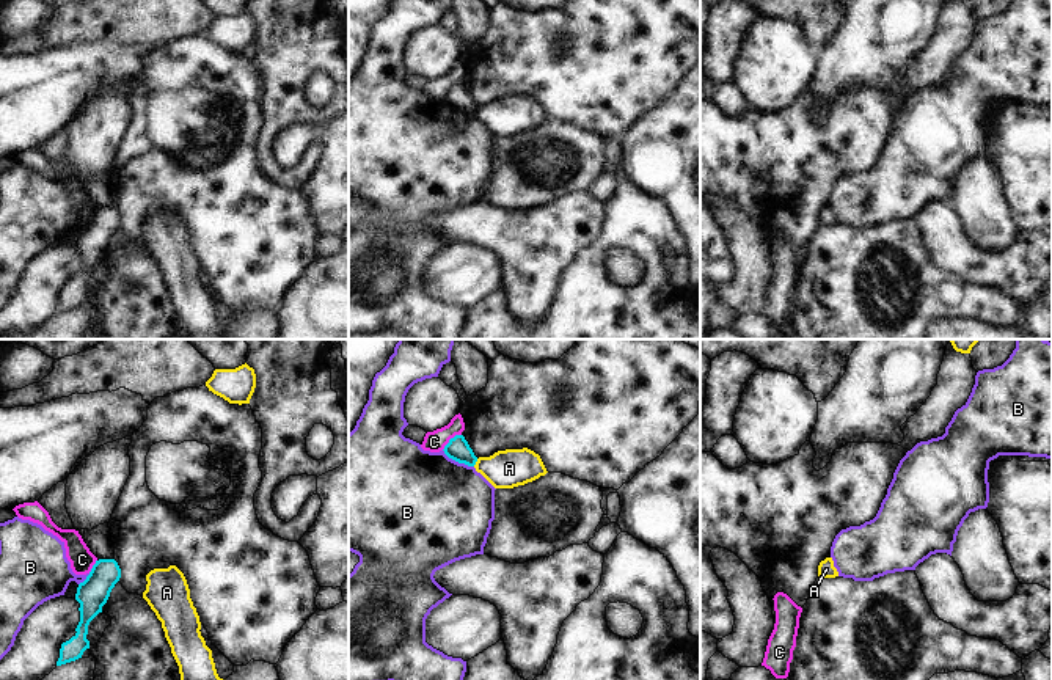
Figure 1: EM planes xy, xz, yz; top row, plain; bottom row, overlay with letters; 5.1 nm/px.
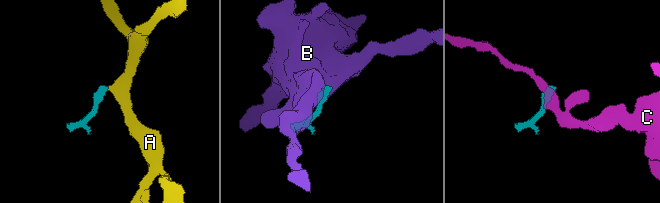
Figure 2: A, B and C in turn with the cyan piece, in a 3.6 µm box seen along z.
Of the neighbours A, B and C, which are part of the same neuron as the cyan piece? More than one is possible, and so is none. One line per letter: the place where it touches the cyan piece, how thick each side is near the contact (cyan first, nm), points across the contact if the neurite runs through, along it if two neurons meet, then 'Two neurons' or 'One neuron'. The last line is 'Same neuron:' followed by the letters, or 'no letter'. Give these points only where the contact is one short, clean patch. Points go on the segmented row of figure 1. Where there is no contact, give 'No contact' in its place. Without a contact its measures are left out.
A: Touches cyan at xz (476, 460). Thickness 120 nm (cyan) against 200 nm. Boundary: xz (478, 459), (473, 465). Two neurons
B: Touches cyan at xz (457, 460). Thickness 120 nm (cyan) against 480 nm. Boundary: xz (443, 449), (449, 457), (473, 467). Two neurons
C: Touches cyan at xz (449, 440). Thickness 120 nm (cyan) against 110 nm. Boundary: xz (460, 434), (456, 434), (441, 449). Two neurons
Same neuron: no letter.

